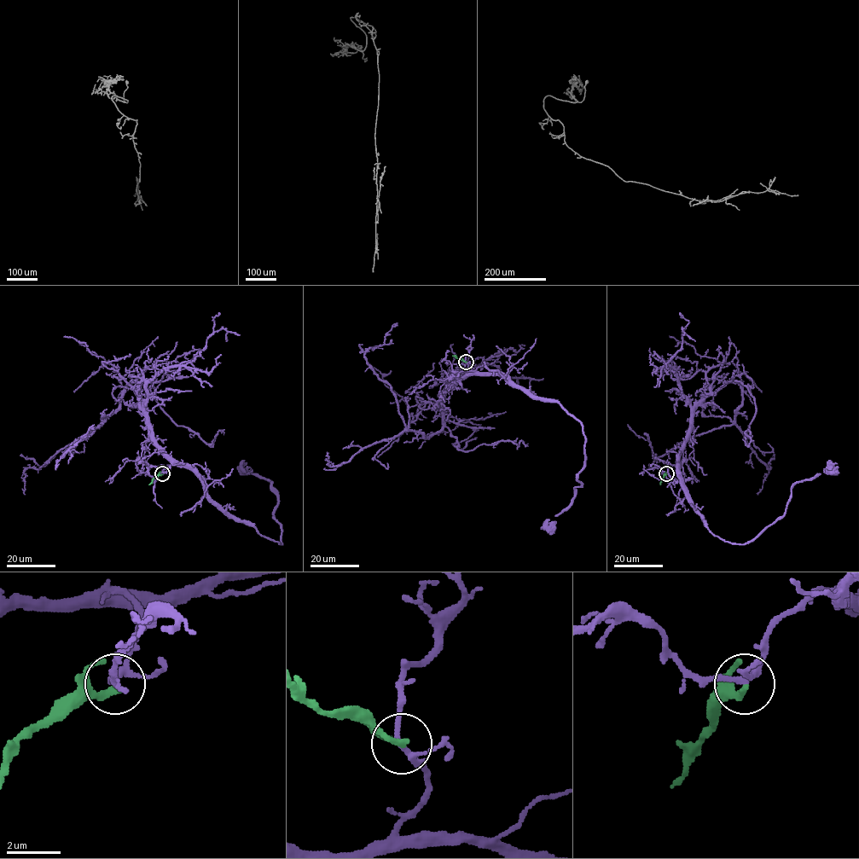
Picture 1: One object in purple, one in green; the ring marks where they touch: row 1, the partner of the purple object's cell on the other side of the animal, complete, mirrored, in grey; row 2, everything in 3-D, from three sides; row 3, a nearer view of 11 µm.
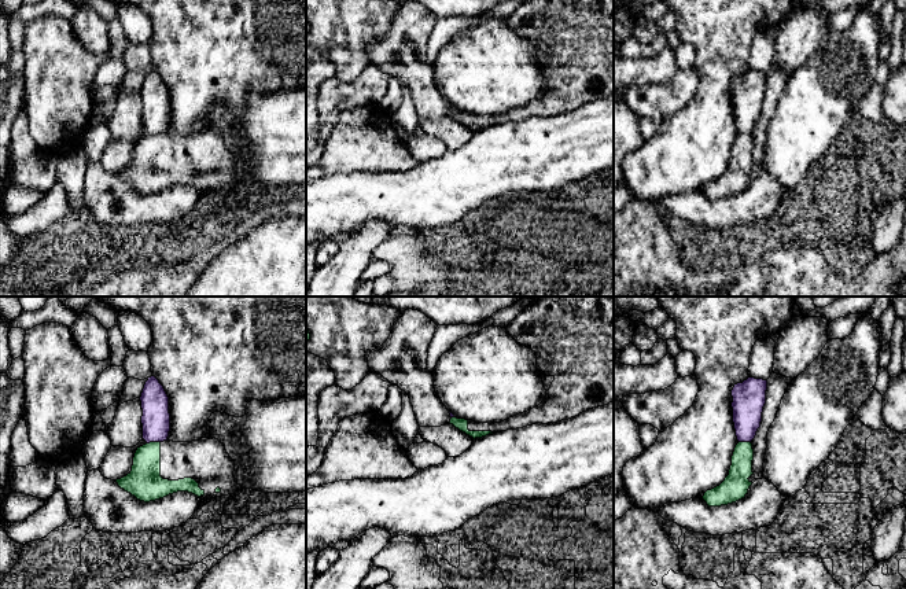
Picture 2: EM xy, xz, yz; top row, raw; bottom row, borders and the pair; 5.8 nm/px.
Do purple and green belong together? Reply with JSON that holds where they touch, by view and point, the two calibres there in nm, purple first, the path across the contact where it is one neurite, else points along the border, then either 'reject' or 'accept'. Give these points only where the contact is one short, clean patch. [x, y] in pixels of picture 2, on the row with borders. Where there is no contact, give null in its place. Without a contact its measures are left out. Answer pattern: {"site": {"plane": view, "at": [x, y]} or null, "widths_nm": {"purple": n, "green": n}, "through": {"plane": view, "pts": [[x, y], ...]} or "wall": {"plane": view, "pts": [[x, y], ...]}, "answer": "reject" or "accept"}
{"site": {"plane": "xy", "at": [153, 441]}, "widths_nm": {"purple": 170, "green": 200}, "answer": "reject"}

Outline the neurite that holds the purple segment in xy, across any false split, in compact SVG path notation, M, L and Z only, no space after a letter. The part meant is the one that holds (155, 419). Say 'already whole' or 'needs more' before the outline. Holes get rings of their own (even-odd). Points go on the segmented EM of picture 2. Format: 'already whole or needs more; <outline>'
already whole; M155 376L146 382L140 401L143 439L147 443L167 441L170 431L169 397Z

